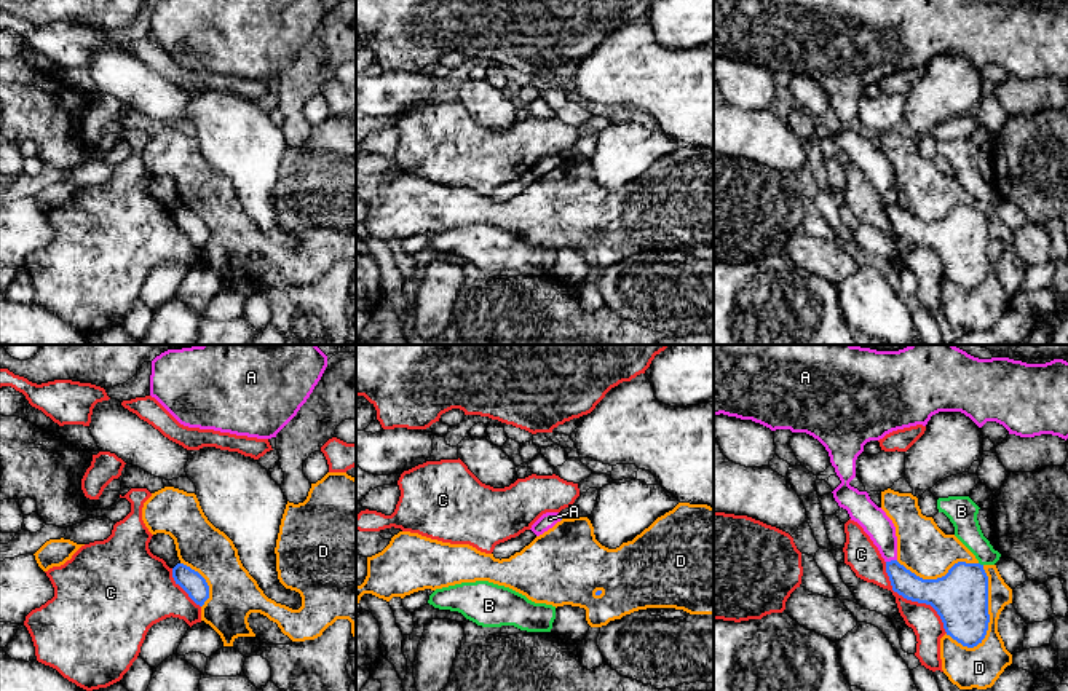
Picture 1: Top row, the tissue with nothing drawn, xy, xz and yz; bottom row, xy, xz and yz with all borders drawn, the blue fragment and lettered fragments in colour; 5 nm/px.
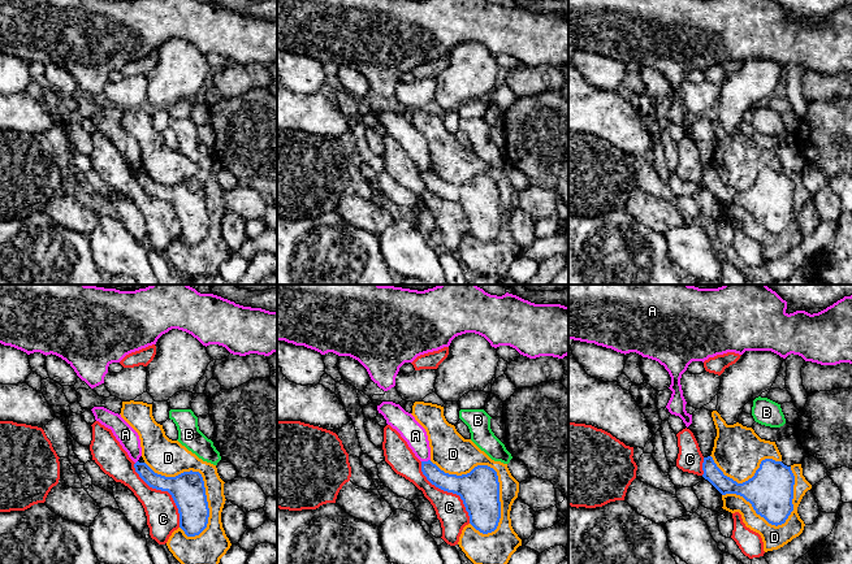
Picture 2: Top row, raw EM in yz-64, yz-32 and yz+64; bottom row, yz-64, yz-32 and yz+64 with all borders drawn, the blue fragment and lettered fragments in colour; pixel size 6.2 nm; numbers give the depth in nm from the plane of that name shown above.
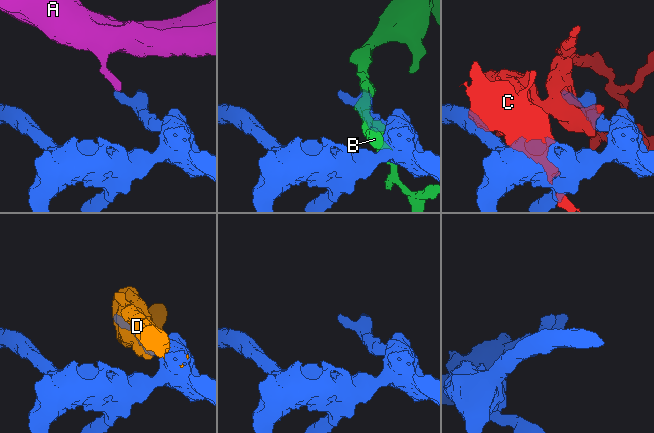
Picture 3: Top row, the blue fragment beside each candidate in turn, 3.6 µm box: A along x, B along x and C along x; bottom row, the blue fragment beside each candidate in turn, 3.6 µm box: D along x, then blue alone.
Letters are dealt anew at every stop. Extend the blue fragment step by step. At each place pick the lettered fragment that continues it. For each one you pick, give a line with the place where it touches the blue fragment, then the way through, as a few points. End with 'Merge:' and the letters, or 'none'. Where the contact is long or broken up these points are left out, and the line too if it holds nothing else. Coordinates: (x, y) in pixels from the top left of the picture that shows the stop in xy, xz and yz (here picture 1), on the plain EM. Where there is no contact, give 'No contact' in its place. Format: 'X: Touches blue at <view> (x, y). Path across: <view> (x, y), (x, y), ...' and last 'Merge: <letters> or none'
Merge: none

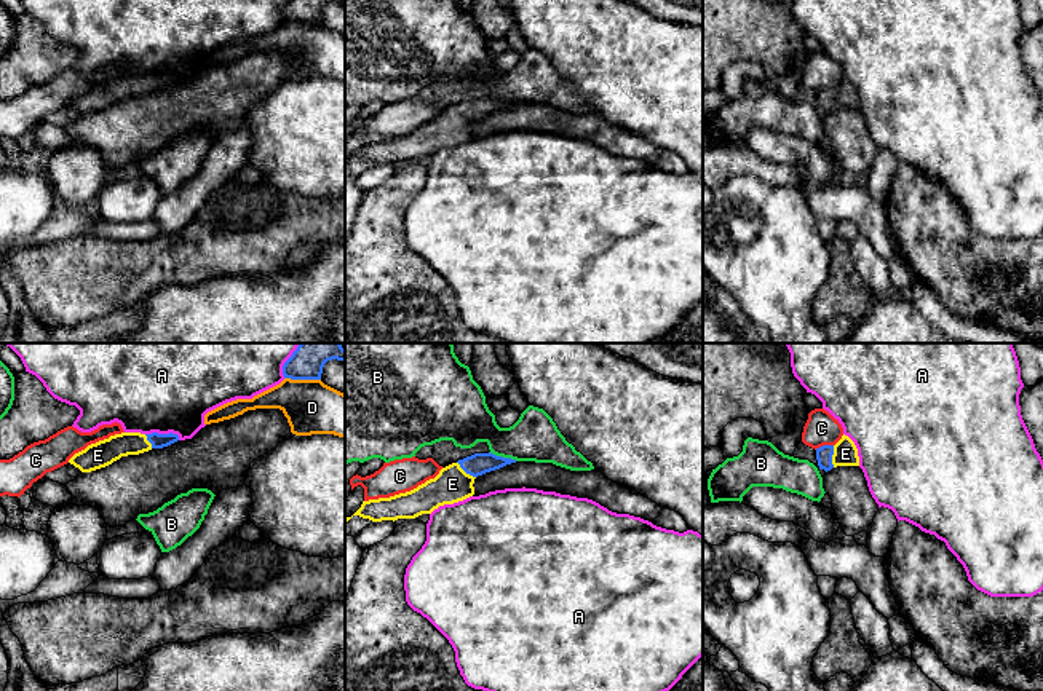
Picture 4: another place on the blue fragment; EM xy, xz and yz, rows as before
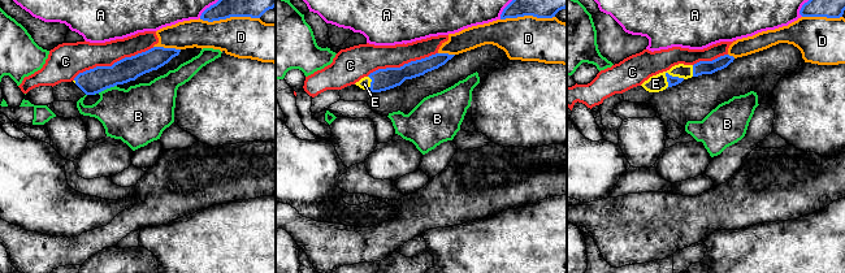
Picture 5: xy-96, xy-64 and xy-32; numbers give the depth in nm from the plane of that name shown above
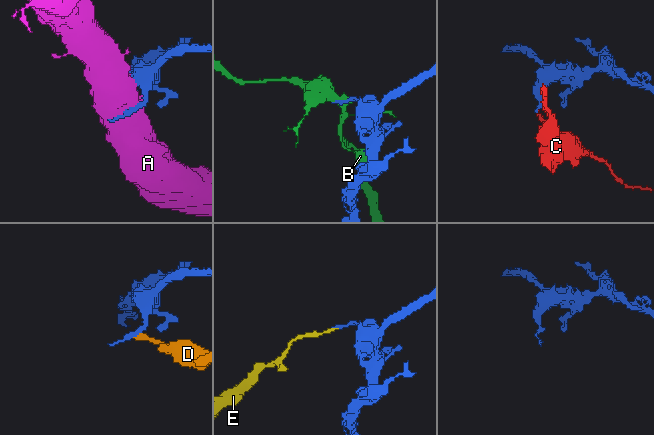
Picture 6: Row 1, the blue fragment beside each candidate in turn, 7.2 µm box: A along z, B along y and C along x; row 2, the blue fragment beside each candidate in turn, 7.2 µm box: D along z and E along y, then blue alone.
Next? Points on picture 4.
E: Touches blue at yz (831, 99). Path across: yz (824, 96), (831, 99), (845, 96)
Merge: E

